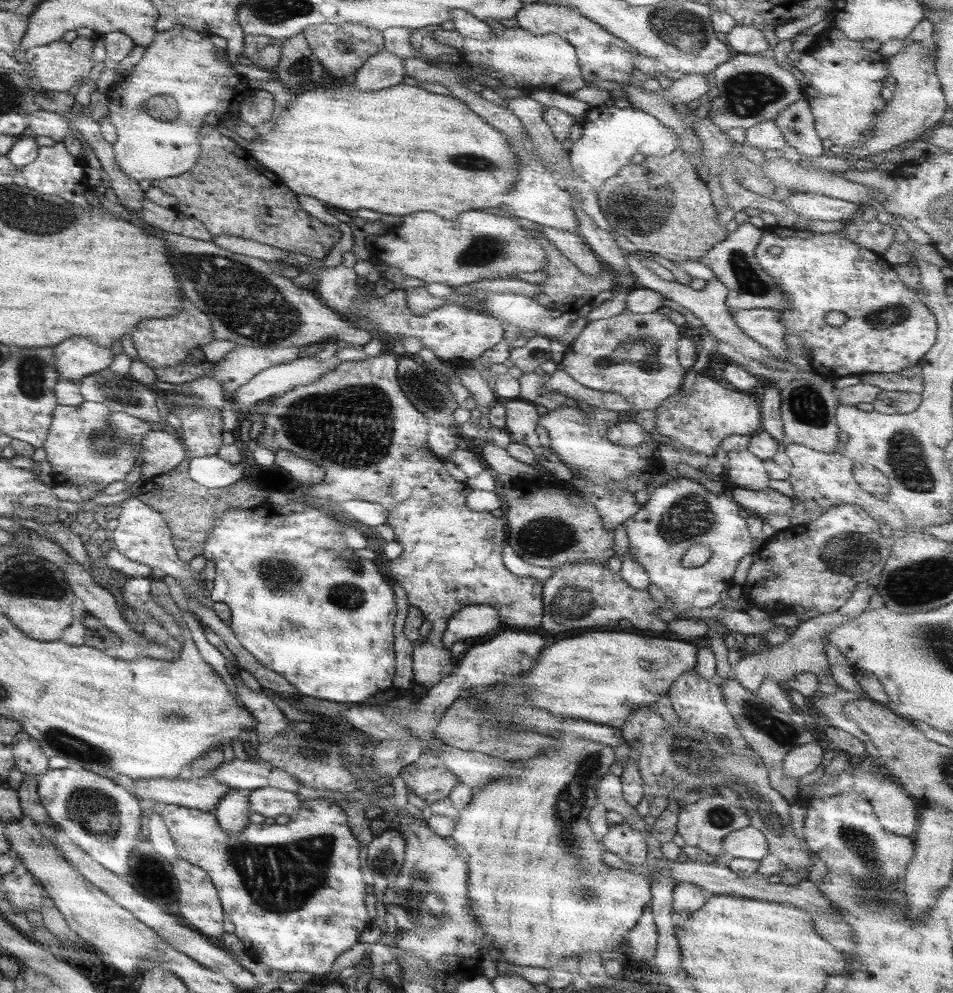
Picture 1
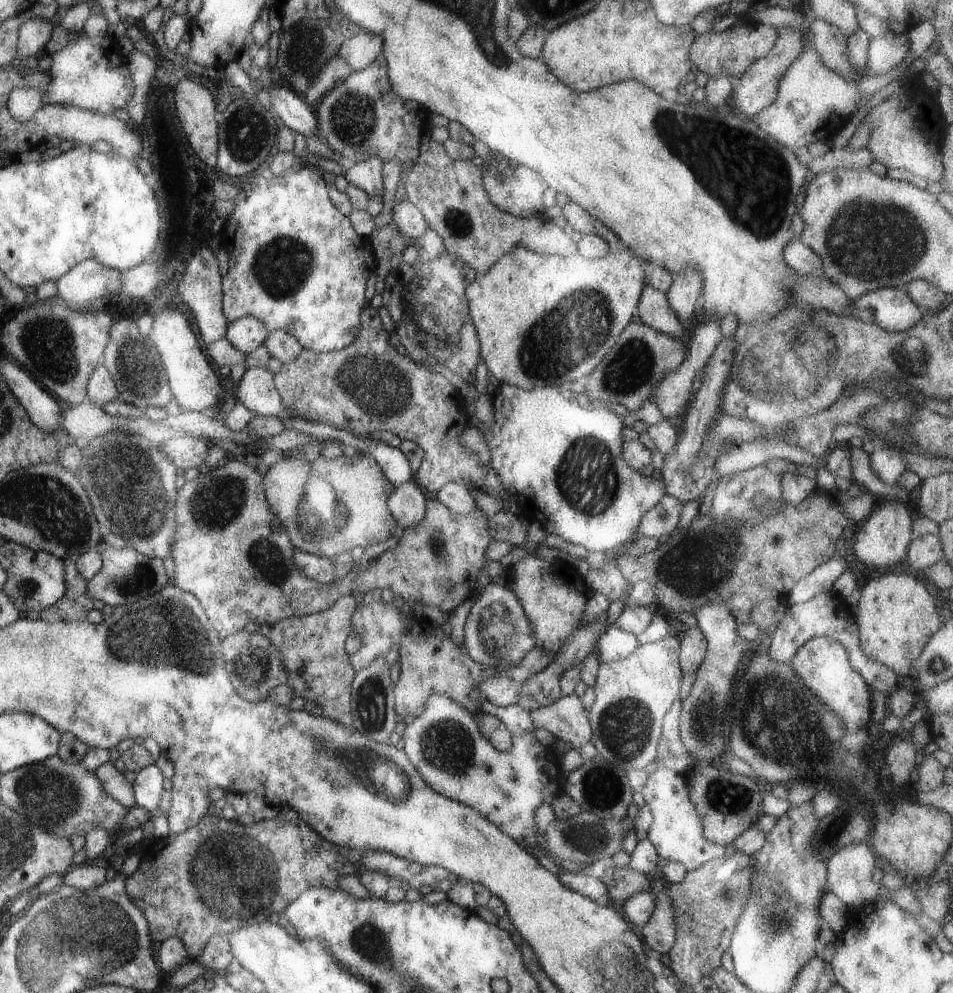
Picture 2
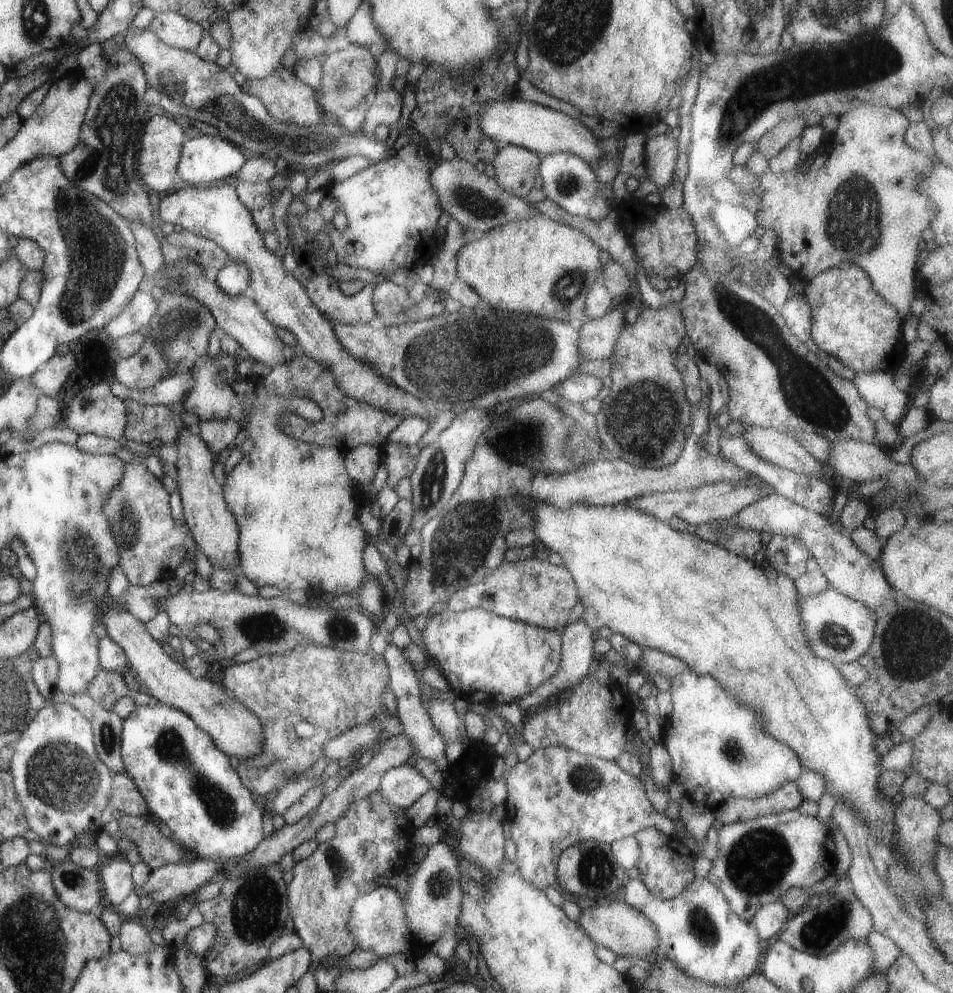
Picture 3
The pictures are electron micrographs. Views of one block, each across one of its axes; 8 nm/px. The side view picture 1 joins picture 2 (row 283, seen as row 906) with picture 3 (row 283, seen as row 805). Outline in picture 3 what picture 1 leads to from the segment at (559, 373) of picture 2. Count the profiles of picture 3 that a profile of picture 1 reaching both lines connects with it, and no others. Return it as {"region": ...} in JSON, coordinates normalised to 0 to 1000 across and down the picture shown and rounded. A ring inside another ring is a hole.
{"region":[[[556,218],[519,228],[512,236],[490,243],[480,260],[480,278],[487,282],[506,303],[523,312],[548,312],[569,320],[587,321],[588,324],[613,324],[613,307],[621,286],[632,277],[630,252],[620,240],[604,229],[596,228],[574,218]]]}

